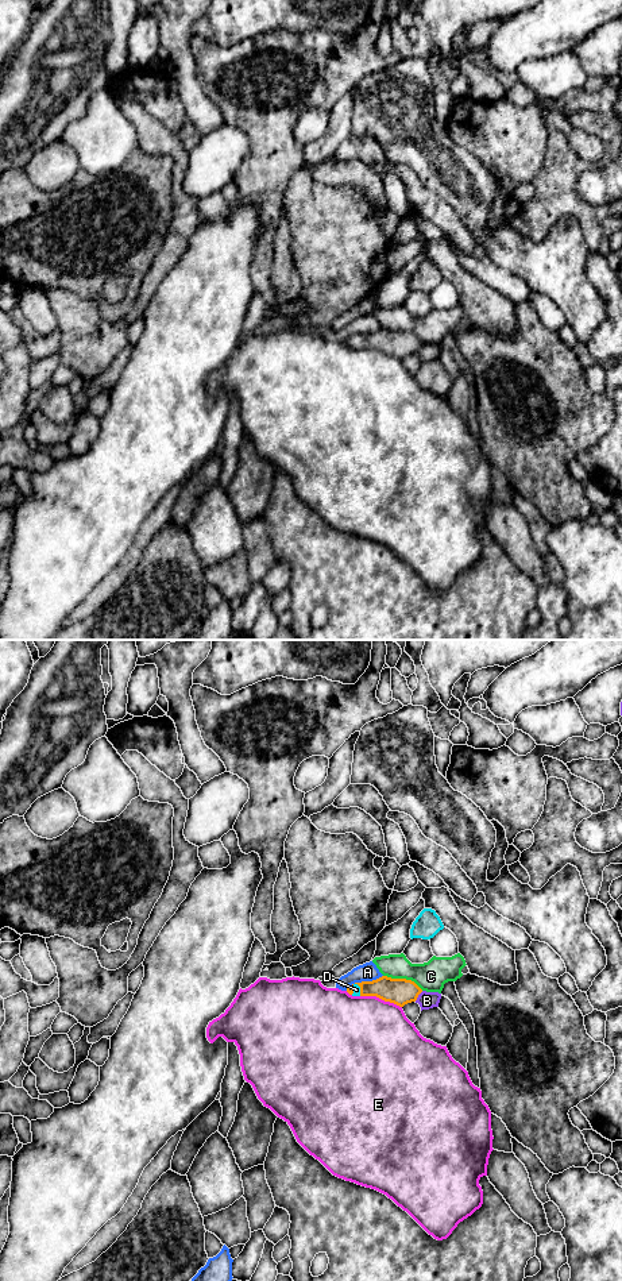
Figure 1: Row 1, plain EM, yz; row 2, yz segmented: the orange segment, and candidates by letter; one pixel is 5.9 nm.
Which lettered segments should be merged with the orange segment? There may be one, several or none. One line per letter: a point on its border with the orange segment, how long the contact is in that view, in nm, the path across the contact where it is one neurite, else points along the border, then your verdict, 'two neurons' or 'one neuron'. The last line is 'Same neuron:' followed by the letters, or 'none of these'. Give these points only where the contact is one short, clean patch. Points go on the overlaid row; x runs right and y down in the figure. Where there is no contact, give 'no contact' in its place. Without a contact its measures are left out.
A: meets orange in yz at (363, 982); contact 240 nm long; border along yz (382, 975), (371, 980), (355, 982), (346, 990); two neurons
B: meets orange in yz at (417, 996); contact 80 nm long; two neurons
C: meets orange in yz at (404, 979); contact 260 nm long; two neurons
D: meets orange in yz at (360, 988); contact 90 nm long; runs through yz (400, 991), (360, 988), (356, 990); one neuron
E: meets orange in yz at (381, 998); contact 260 nm long; border along yz (360, 995), (375, 995), (401, 1007); two neurons
Same neuron: D

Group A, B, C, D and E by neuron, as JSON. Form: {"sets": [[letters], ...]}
{"sets": [["A"], ["B"], ["C"], ["D"], ["E"]]}

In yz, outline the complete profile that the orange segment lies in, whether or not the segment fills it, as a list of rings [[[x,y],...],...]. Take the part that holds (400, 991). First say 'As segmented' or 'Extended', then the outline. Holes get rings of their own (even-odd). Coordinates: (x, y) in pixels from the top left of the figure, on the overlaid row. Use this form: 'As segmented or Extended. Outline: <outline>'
Extended. Outline: [[[382,976],[372,981],[355,983],[347,988],[352,996],[376,996],[403,1007],[416,1002],[422,989],[412,980]]]

